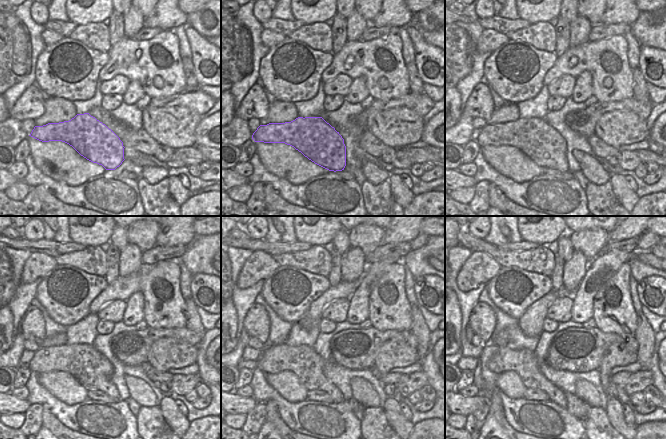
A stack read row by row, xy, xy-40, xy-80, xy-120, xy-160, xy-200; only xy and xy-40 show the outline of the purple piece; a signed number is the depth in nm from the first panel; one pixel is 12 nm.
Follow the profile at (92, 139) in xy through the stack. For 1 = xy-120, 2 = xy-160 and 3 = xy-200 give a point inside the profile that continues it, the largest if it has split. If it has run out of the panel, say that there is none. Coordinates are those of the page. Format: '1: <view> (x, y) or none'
1: xy-120 (93, 370)
2: xy-160 (304, 361)
3: xy-200 (523, 361)

